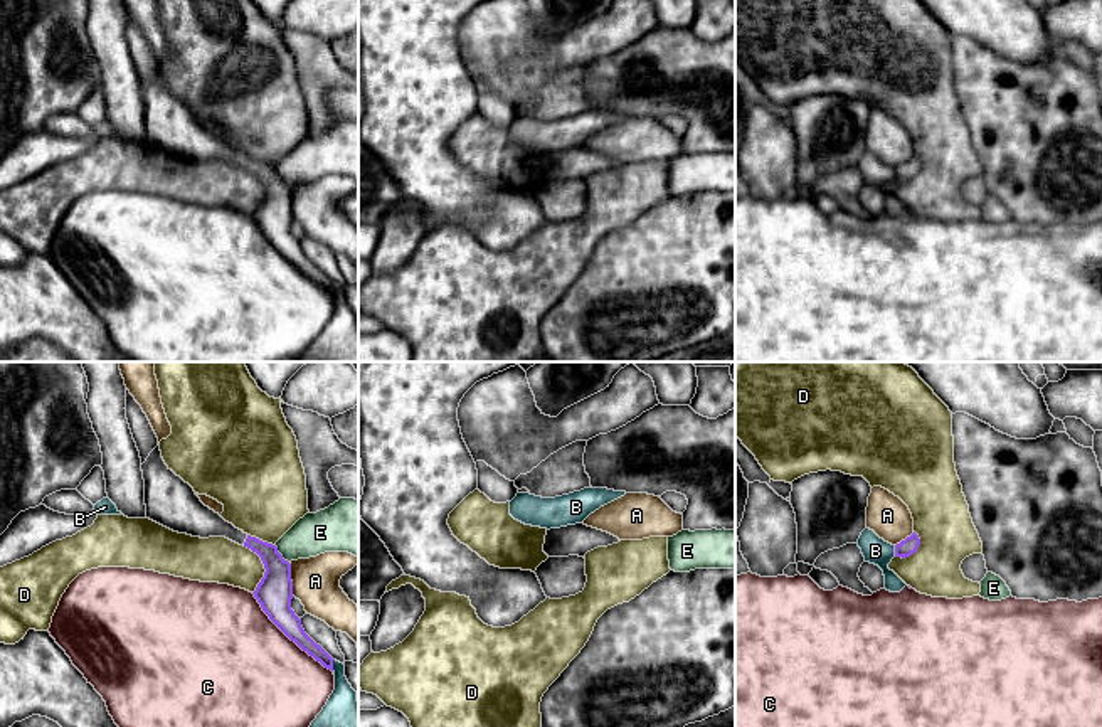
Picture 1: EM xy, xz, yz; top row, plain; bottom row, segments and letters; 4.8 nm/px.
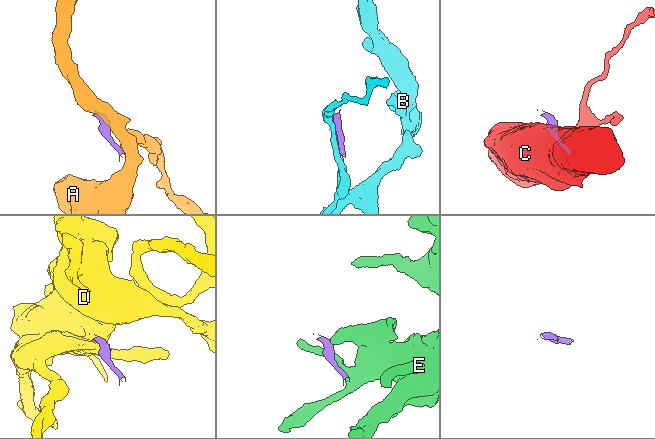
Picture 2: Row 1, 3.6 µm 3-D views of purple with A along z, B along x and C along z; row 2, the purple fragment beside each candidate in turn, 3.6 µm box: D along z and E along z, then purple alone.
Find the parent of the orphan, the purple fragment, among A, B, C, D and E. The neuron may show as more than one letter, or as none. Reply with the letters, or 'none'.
none

